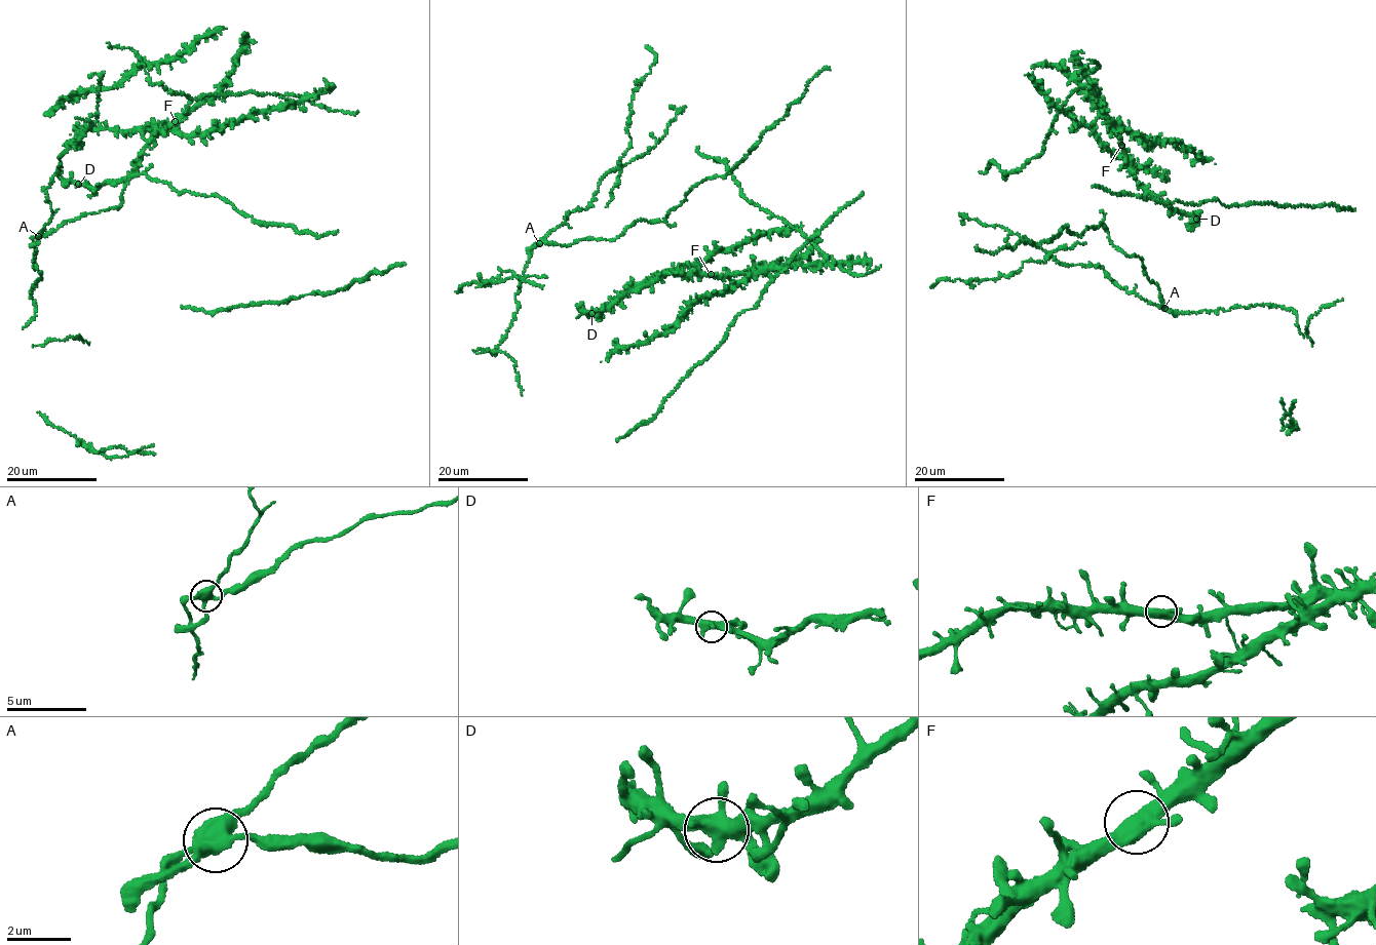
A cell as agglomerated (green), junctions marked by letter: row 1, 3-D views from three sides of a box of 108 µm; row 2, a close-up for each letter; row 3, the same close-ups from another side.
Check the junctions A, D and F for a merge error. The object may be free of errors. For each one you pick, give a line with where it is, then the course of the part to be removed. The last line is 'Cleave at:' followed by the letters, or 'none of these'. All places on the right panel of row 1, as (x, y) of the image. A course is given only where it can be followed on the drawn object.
A: place (1164, 308)
Cleave at: A

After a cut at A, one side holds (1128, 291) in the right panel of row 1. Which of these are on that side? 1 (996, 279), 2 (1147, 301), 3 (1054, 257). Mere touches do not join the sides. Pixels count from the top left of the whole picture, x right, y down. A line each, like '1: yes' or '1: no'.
1: yes
2: yes
3: yes

